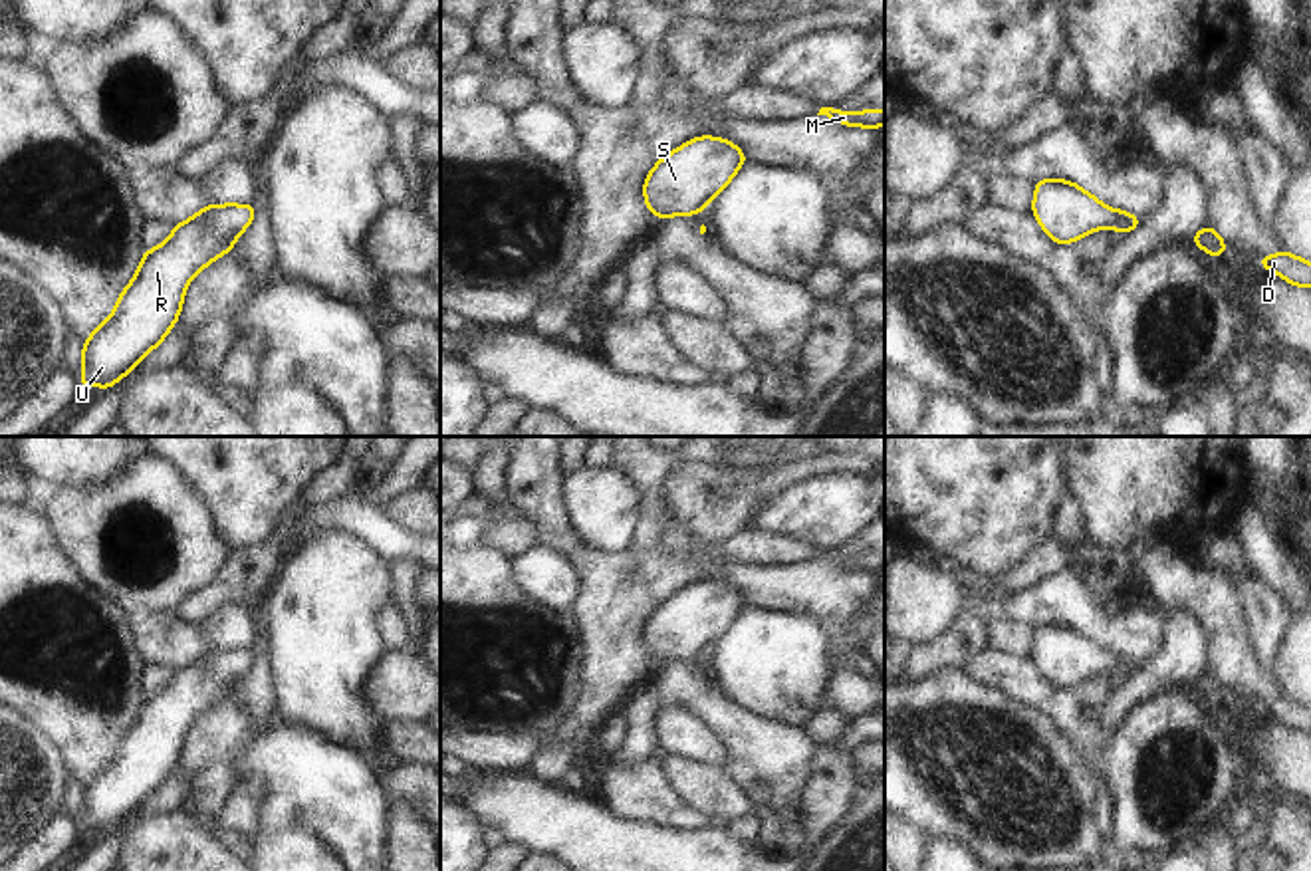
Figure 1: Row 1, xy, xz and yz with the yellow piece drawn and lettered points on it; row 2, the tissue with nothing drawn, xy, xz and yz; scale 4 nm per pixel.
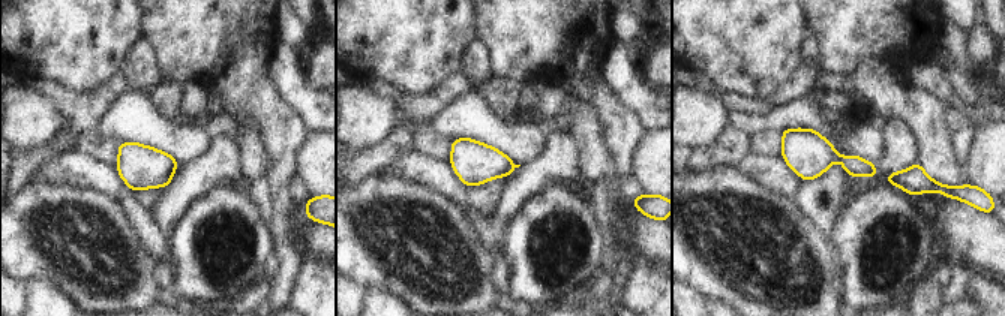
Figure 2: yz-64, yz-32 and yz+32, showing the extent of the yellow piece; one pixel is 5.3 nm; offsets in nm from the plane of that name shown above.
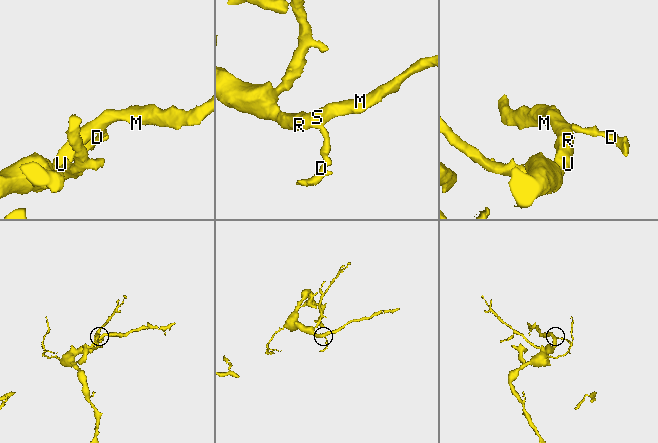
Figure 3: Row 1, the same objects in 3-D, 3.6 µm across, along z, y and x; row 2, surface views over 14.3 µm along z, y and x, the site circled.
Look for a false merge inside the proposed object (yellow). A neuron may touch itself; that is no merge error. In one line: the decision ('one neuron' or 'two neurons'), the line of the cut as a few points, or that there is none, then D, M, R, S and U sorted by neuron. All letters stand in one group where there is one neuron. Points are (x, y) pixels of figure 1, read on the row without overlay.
one neuron; cut none; groups D M R S U

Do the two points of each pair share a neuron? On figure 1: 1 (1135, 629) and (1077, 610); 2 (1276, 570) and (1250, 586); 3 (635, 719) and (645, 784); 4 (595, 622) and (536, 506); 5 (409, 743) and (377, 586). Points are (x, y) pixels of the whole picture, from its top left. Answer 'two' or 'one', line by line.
1: one
2: two
3: two
4: one
5: two

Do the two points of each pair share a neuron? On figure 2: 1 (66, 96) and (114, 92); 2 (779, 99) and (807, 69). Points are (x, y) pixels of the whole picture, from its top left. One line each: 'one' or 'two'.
1: one
2: one

